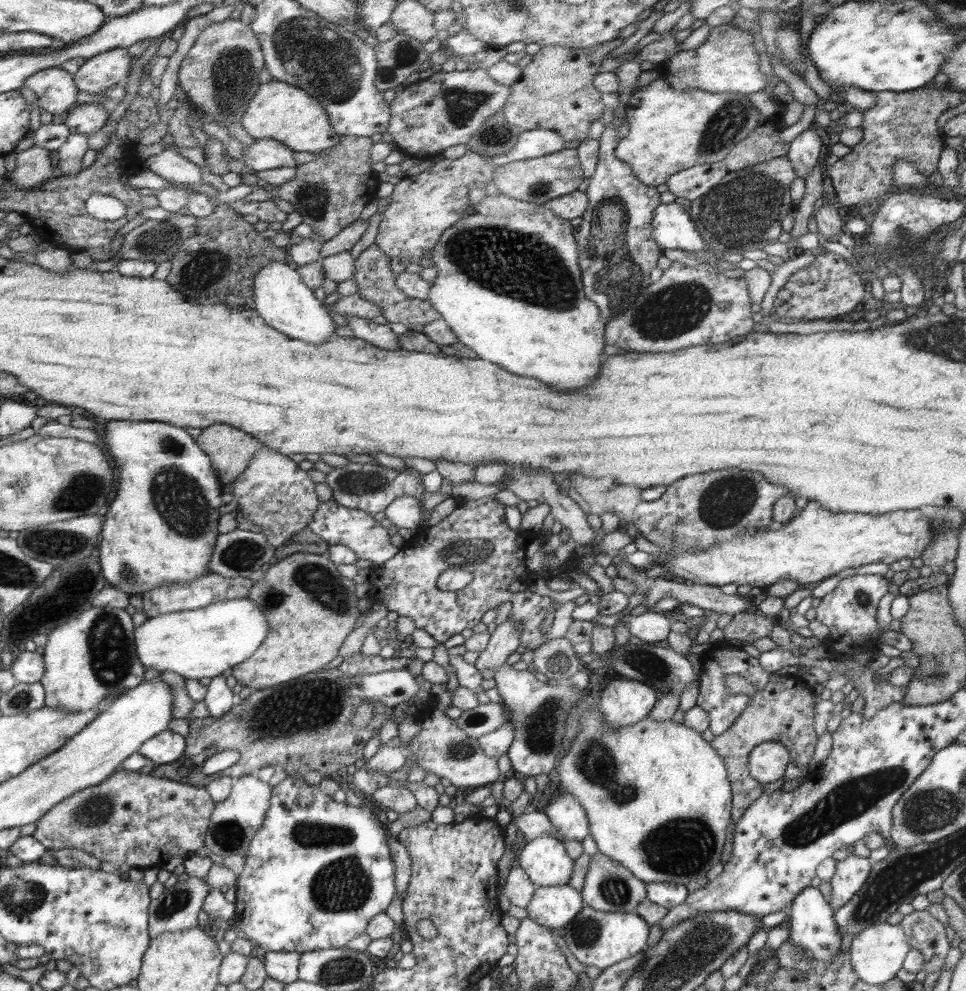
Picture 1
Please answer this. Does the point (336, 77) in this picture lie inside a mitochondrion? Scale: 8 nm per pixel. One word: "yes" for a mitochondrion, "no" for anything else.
yes

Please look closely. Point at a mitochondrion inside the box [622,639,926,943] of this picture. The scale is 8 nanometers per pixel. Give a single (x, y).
(850, 798)

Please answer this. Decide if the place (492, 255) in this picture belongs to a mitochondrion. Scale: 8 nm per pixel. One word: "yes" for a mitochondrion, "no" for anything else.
yes

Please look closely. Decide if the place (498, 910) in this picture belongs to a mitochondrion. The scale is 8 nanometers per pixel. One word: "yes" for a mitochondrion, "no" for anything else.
no

